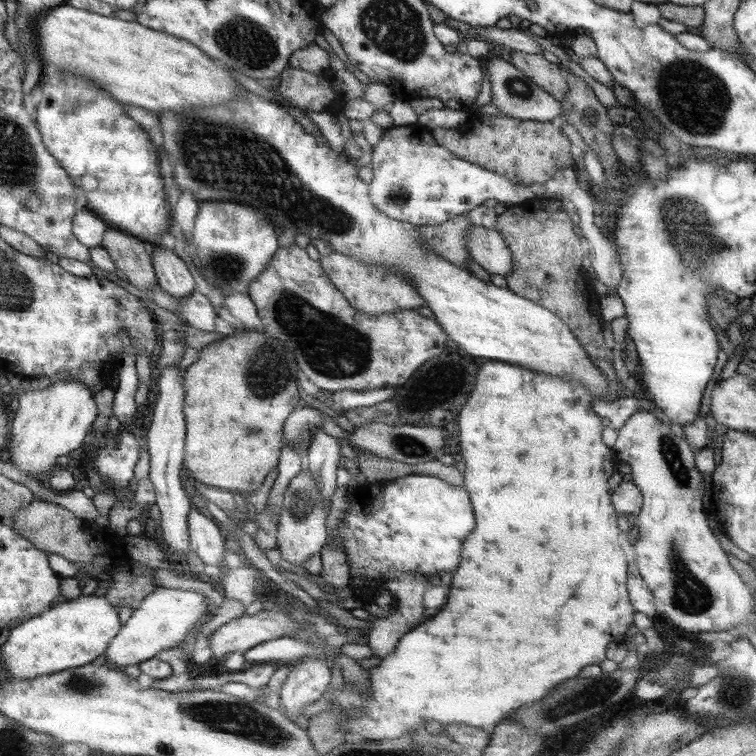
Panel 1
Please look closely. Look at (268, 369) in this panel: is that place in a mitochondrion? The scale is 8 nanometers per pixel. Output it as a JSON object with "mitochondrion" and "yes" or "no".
{"mitochondrion":"yes"}

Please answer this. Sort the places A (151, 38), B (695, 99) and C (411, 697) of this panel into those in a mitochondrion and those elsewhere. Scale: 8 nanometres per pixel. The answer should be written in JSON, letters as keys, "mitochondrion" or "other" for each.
{"A":"other","B":"mitochondrion","C":"other"}

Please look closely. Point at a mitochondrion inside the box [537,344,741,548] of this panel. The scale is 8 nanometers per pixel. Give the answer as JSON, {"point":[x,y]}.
{"point":[669,450]}

